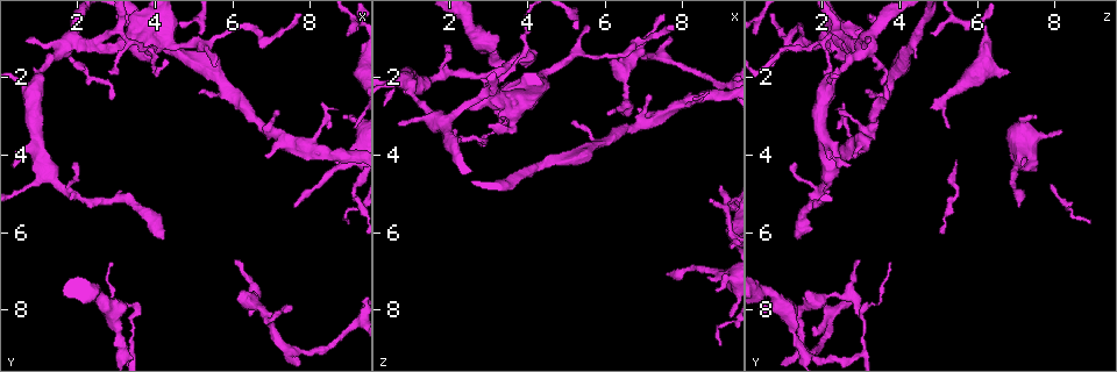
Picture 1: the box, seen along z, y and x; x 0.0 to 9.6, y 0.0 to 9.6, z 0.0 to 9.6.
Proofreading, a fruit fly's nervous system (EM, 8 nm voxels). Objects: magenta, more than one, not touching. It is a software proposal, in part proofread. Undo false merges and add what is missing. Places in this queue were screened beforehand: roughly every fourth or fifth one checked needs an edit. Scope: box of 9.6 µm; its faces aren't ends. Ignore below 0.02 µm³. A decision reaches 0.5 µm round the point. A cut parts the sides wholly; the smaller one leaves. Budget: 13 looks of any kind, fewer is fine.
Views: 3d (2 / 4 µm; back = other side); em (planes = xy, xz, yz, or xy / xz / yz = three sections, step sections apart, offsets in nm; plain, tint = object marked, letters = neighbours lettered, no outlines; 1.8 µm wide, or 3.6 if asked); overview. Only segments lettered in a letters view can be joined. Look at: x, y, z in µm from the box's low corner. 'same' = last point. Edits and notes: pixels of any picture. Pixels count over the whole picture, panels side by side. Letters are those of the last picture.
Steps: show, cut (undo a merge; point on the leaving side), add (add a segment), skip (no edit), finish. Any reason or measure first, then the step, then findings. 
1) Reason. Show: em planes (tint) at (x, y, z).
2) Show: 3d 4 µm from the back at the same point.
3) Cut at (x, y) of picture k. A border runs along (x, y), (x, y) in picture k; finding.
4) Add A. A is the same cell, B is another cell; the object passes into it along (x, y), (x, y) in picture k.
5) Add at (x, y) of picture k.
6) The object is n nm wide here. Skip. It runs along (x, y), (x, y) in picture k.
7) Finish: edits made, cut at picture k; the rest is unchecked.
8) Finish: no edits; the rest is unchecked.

Four or more arms meet. Show: 3d 2 µm from the back at (1.90, 1.05, 3.05).

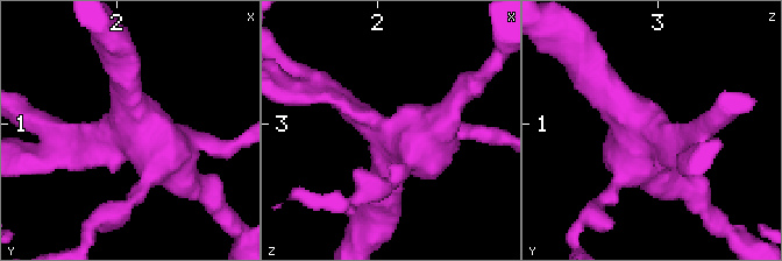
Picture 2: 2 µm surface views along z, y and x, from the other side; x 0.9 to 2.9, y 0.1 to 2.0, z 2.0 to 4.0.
Show: em planes (tint) at (1.90, 1.04, 3.08).

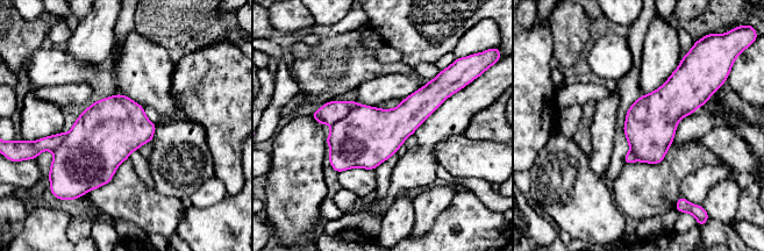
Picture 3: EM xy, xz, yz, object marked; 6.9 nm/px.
Show: em planes (letters) at the same point.

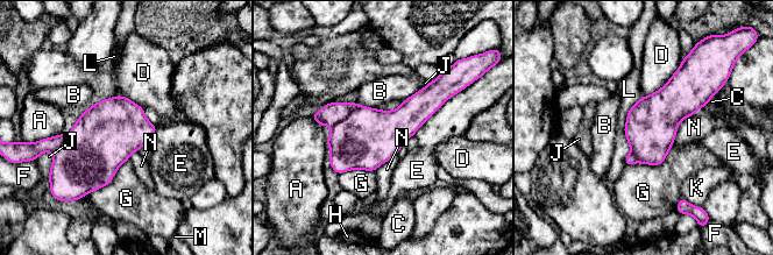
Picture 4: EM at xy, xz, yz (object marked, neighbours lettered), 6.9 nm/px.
Cut at (334, 112) of picture 4. A, B, C, D, E, F, G, H, J, K, L, M and N are other cells; a border runs along (360, 106), (332, 126) in picture 4; two cells meet here.

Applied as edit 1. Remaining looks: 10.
End of a long branch. Show: 3d 2 µm from the back at (4.25, 6.10, 1.40).

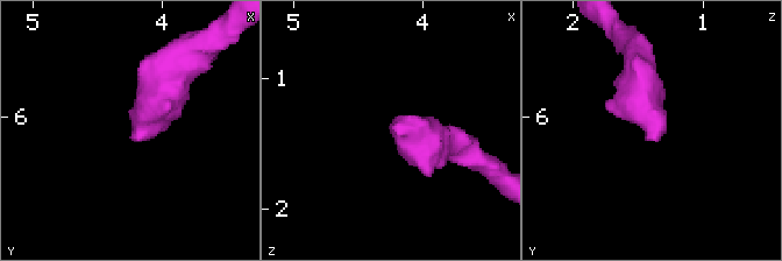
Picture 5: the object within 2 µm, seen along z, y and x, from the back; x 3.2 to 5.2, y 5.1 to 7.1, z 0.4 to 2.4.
Show: em planes (plain) at (4.20, 6.18, 1.44).

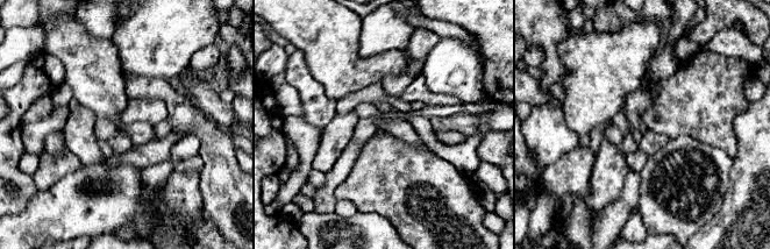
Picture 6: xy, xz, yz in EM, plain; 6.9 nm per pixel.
See the neighbours. Show: em planes (letters) at the same point.

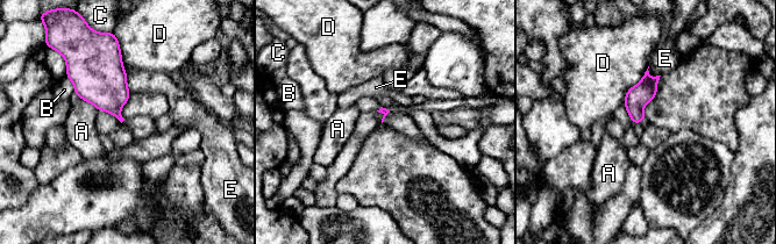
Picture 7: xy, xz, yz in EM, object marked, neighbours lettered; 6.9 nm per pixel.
Skip. A, B, C, D and E are other cells; a border runs along (82, 99), (91, 102), (98, 109) in picture 7; no lettered segment goes on from it.

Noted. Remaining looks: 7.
Free end. Show: em xy step 8 (tint) at (9.15, 3.30, 5.30).

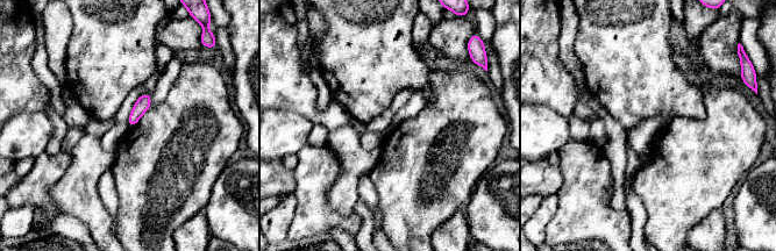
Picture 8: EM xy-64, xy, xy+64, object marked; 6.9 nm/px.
Show: em planes (letters) at the same point.

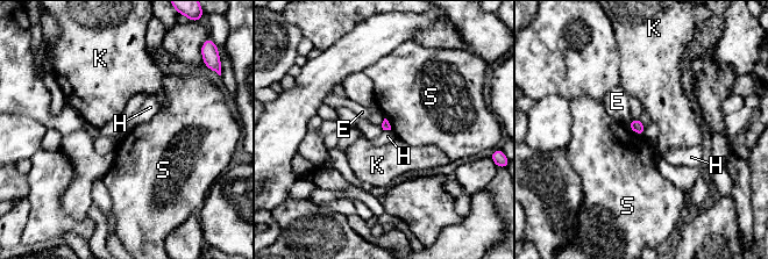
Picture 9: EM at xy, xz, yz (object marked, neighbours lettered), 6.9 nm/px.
The longest contact is with S, 90 nm. Skip. E, H, K and S are other cells; a border runs along (644, 129), (645, 134) in picture 9; none of them fits.

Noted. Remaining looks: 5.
Sudden change in width. Show: em planes (letters) at (2.55, 7.60, 0.70).

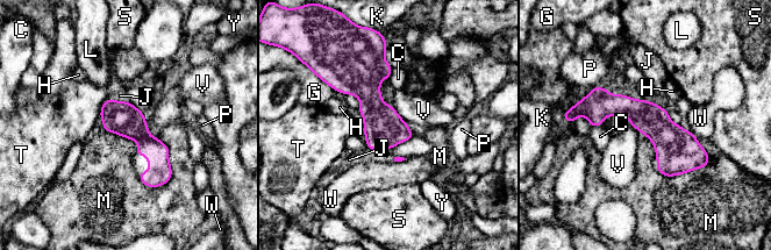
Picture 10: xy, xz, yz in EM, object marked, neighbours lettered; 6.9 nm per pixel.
Skip. C, G, H, J, K, L, M, P, S, T, V, W and Y are other cells; it runs along (580, 111), (634, 109), (705, 162) in picture 10; all the same cell.

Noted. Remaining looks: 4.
Branch stops here. Show: 3d 4 µm at (5.20, 2.35, 3.05).

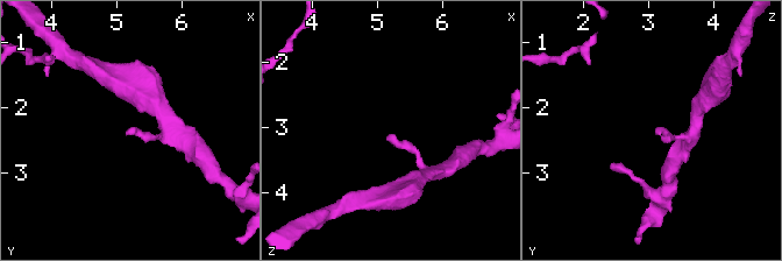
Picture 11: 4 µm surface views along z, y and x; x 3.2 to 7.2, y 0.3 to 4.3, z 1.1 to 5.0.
Show: em planes (tint) at (5.20, 2.35, 3.05).

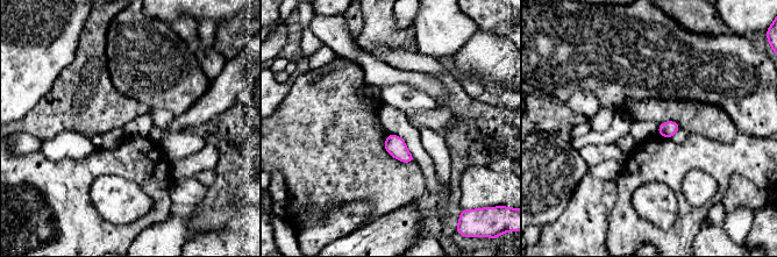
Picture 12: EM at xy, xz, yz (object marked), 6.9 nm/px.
What lies round it. Show: em planes (letters) at the same point.

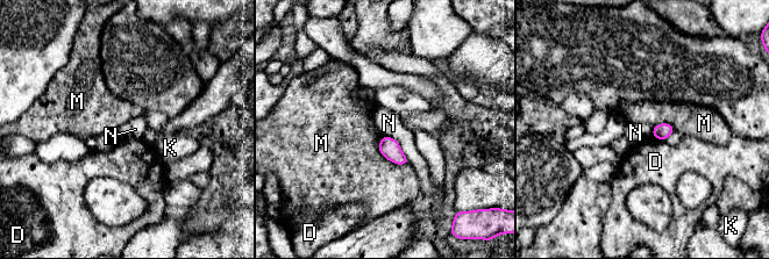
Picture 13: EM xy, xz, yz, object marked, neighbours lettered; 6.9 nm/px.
Skip. D, K, M and N are other cells; a border runs along (383, 135), (399, 144), (410, 163) in picture 13; no lettered segment goes on from it.

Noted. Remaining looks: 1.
Finish: edits made, cut at picture 4; the rest is unchecked.

